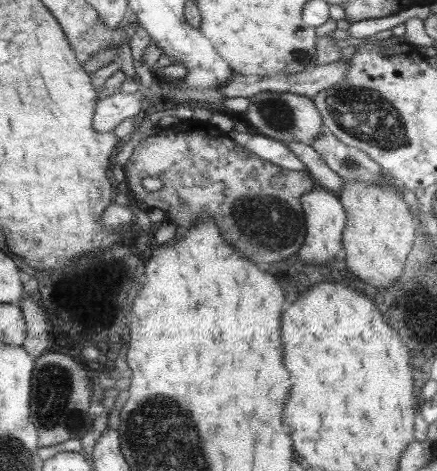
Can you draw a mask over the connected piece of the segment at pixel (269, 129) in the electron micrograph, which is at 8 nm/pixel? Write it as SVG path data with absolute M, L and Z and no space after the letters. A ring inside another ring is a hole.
M261 92L249 97L244 113L245 123L253 126L258 134L283 144L299 142L311 146L319 135L323 134L322 114L310 97L295 93Z

